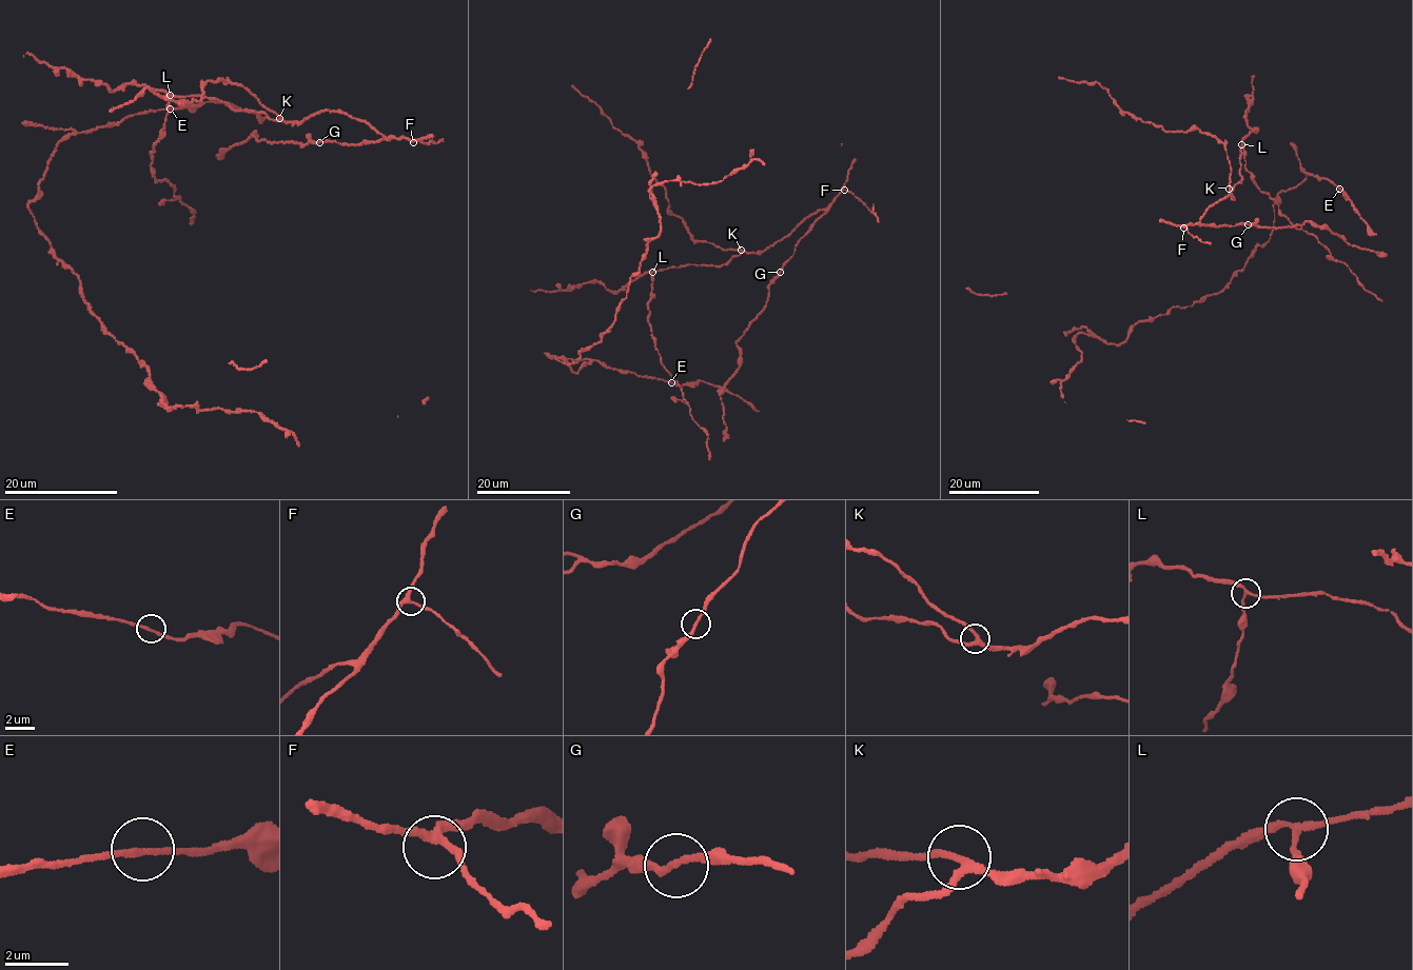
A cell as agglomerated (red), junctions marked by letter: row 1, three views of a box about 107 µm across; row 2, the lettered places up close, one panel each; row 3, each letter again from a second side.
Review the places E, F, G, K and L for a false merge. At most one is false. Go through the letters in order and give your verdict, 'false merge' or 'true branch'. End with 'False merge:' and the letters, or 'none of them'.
E: true branch
F: true branch
G: true branch
K: true branch
L: false merge
False merge: L

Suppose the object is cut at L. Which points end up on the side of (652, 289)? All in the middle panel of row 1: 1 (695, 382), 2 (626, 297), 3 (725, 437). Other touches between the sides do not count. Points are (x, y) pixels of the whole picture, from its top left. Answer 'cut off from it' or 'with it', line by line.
1: cut off from it
2: cut off from it
3: cut off from it

